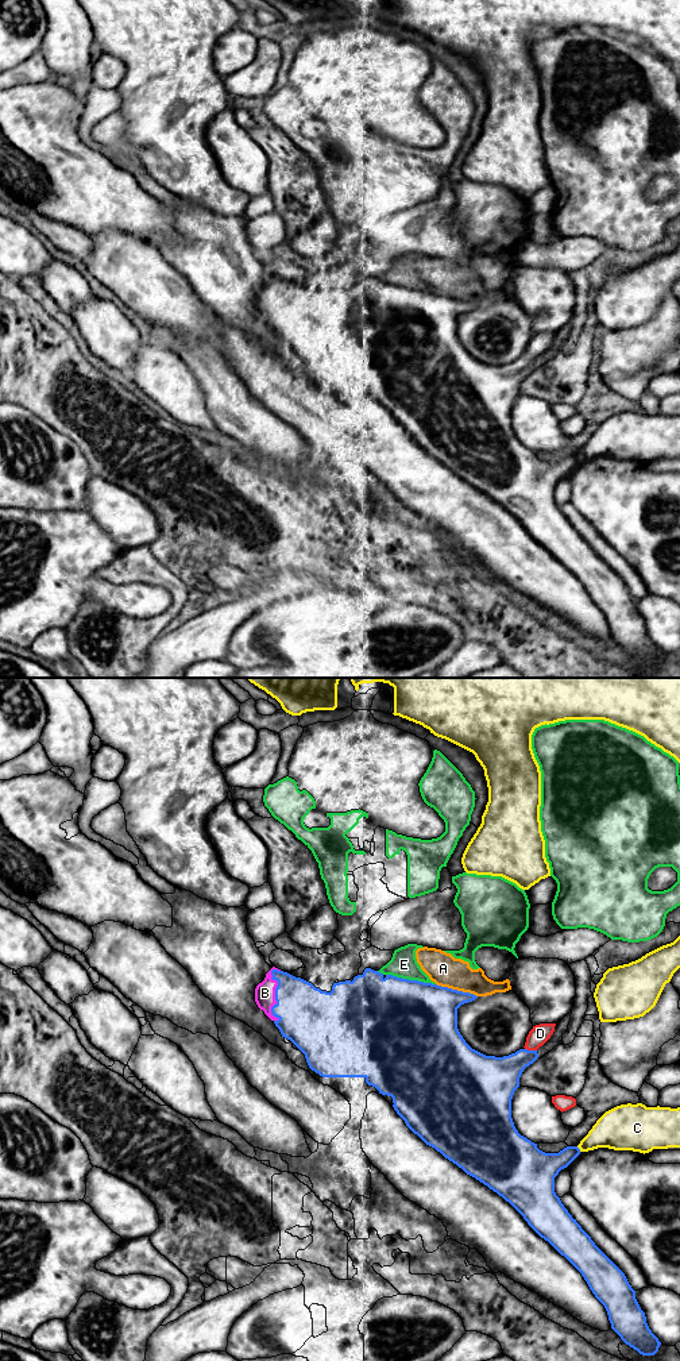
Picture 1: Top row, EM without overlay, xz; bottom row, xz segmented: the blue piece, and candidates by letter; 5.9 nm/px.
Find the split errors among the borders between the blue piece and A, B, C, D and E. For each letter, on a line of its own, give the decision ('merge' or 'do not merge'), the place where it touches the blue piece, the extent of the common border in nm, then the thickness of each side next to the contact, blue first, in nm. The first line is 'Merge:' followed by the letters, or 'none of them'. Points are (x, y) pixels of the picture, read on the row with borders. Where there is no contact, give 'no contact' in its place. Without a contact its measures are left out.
Merge: B
A: do not merge; contact xz (456, 990); length 260 nm; calibres 400 and 190 nm
B: merge; contact xz (275, 994); length 320 nm; calibres 360 and 130 nm
C: do not merge; contact xz (579, 1149); length 40 nm; calibres 180 and 240 nm
D: do not merge; contact xz (530, 1051); length 70 nm; calibres 240 and 110 nm
E: do not merge; contact xz (410, 980); length 300 nm; calibres 500 and 160 nm

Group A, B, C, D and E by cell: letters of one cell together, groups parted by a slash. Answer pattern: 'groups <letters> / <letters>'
groups A E / B / C / D

